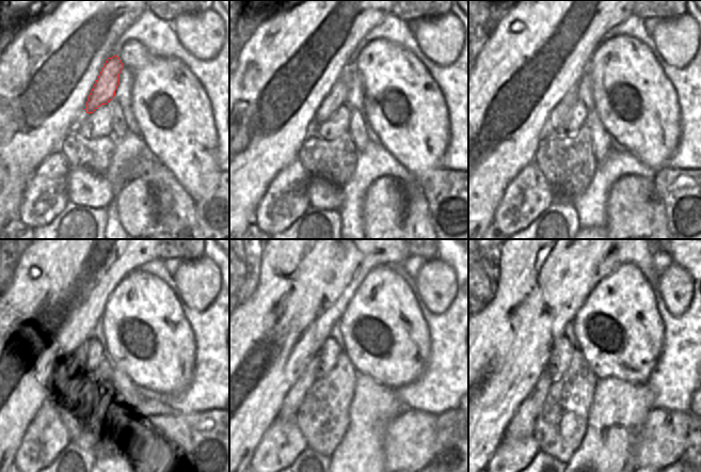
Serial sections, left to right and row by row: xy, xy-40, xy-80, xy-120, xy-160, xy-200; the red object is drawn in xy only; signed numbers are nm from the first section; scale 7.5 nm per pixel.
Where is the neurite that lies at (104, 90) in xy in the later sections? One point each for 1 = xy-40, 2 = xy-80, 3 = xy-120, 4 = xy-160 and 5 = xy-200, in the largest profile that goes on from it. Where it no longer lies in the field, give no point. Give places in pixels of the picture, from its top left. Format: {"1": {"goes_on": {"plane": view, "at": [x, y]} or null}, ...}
{"1": {"goes_on": {"plane": "xy-40", "at": [338, 94]}}, "2": {"goes_on": {"plane": "xy-80", "at": [558, 115]}}, "3": {"goes_on": {"plane": "xy-120", "at": [69, 375]}}, "4": {"goes_on": {"plane": "xy-160", "at": [296, 396]}}, "5": {"goes_on": {"plane": "xy-200", "at": [523, 424]}}}

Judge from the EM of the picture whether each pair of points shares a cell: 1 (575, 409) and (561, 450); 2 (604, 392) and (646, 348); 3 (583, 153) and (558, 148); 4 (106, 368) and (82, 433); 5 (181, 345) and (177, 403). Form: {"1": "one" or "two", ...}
{"1": "one", "2": "two", "3": "one", "4": "one", "5": "two"}

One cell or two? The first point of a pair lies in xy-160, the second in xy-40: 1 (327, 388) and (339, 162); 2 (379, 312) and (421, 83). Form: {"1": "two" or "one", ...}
{"1": "one", "2": "one"}

